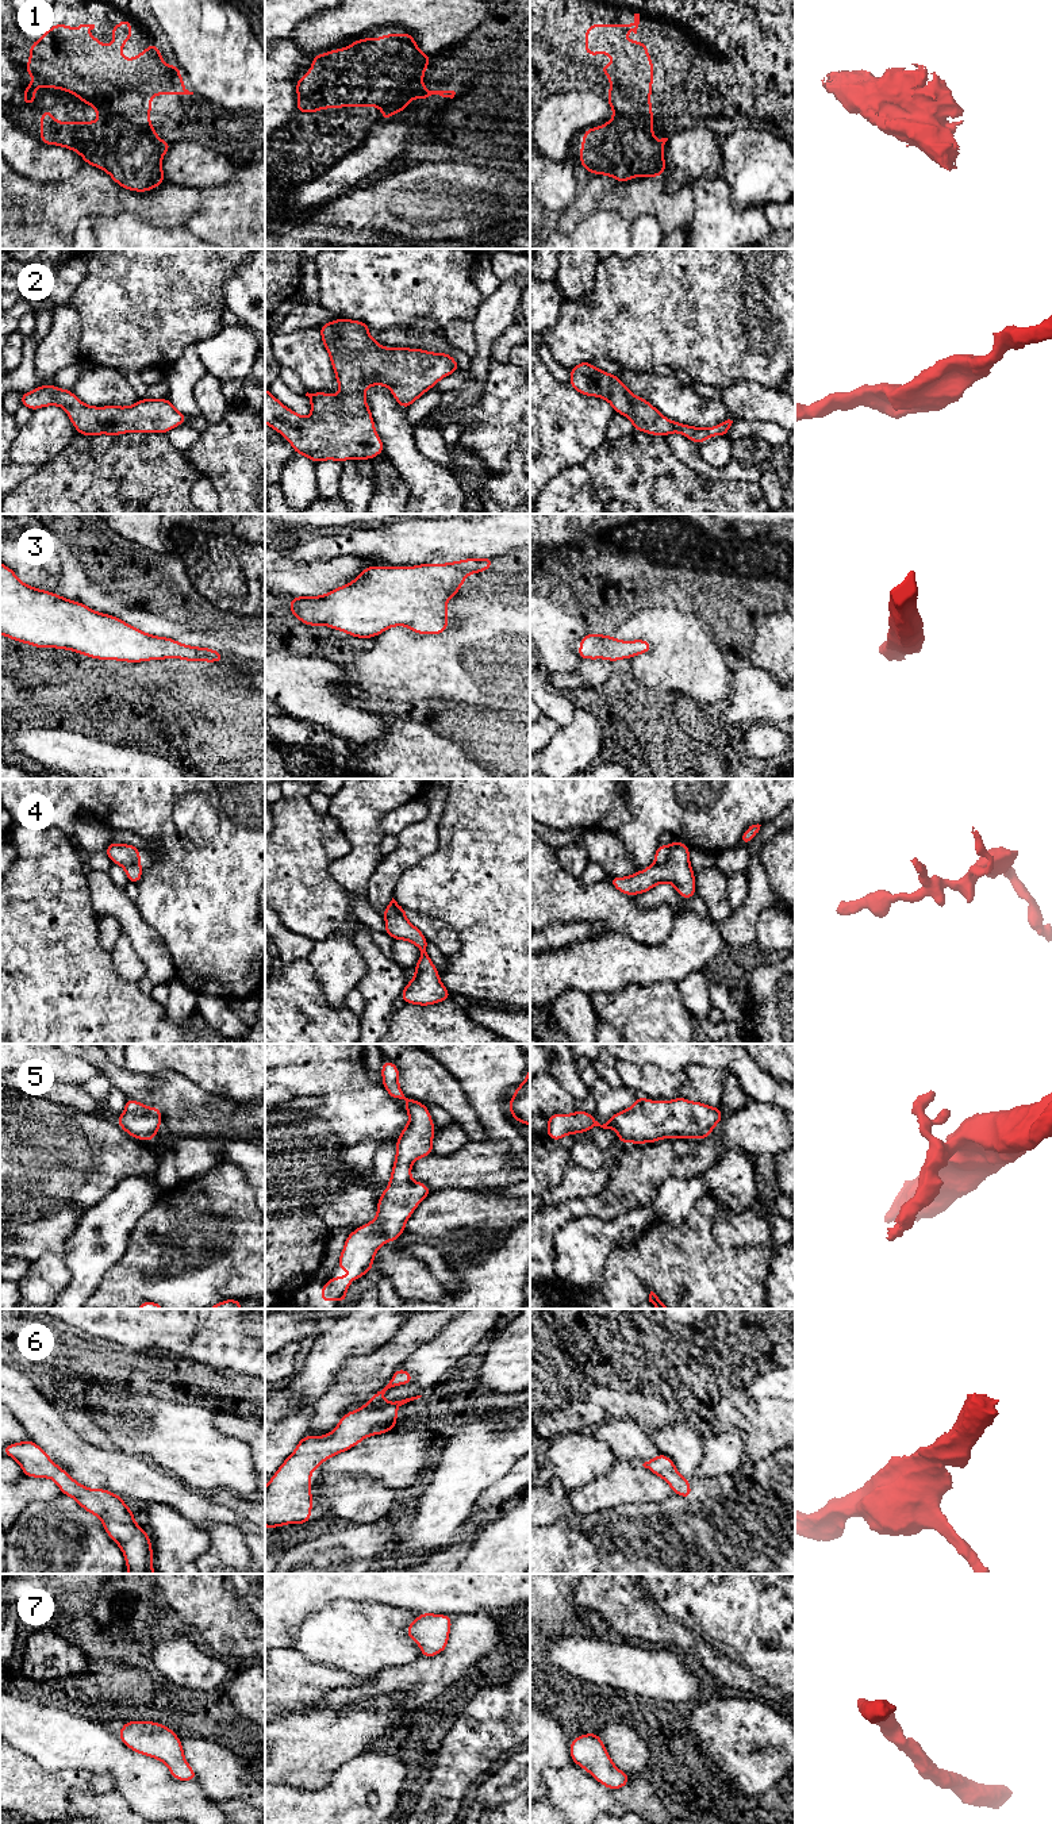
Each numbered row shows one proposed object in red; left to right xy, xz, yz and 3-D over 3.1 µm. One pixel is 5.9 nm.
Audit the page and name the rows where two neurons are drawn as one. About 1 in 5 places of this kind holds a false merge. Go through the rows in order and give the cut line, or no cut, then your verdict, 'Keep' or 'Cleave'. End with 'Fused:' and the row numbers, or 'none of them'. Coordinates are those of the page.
1: No split. Keep
2: No split. Keep
3: No split. Keep
4: Split along yz (670, 847), (667, 860), (655, 864). Cleave
5: No split. Keep
6: No split. Keep
7: No split. Keep
Fused: 4

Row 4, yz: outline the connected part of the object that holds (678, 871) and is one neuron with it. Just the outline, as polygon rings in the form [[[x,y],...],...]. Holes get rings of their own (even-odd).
[[[675,840],[669,845],[669,857],[665,864],[653,864],[627,878],[610,876],[608,882],[622,894],[645,894],[659,883],[671,883],[684,899],[696,894],[695,876],[690,864],[690,848]]]

